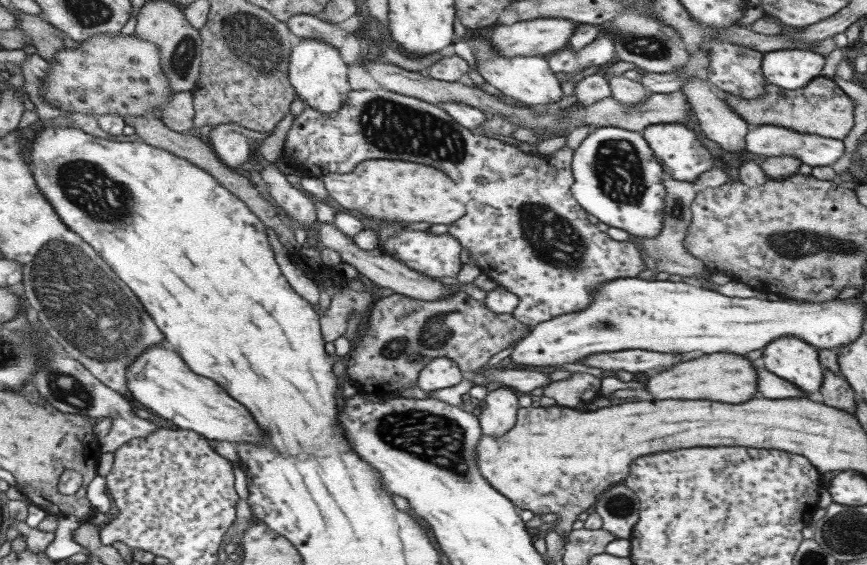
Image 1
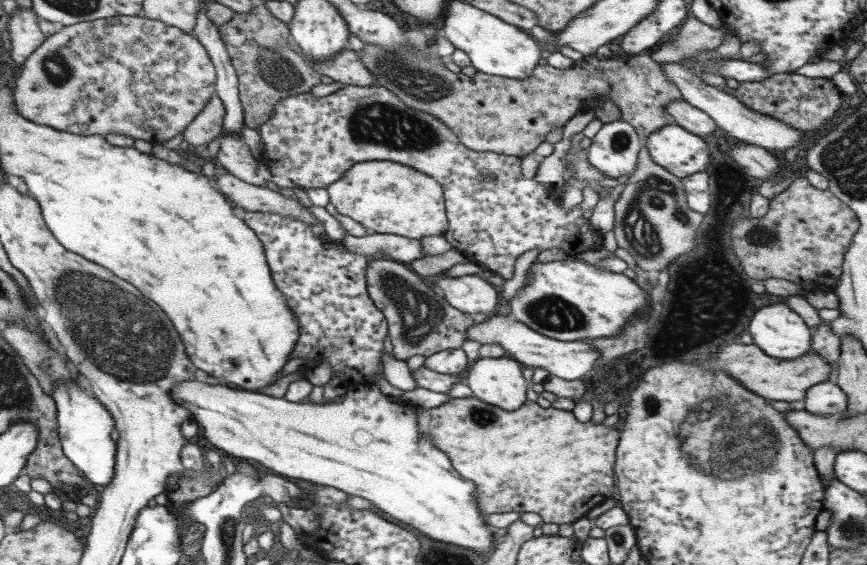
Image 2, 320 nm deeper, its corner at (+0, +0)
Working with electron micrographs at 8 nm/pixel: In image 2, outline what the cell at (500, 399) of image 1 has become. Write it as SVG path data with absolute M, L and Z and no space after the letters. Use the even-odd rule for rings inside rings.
M504 356L476 358L465 371L464 380L475 398L509 412L517 410L526 401L525 391L530 385L521 376L519 362Z

